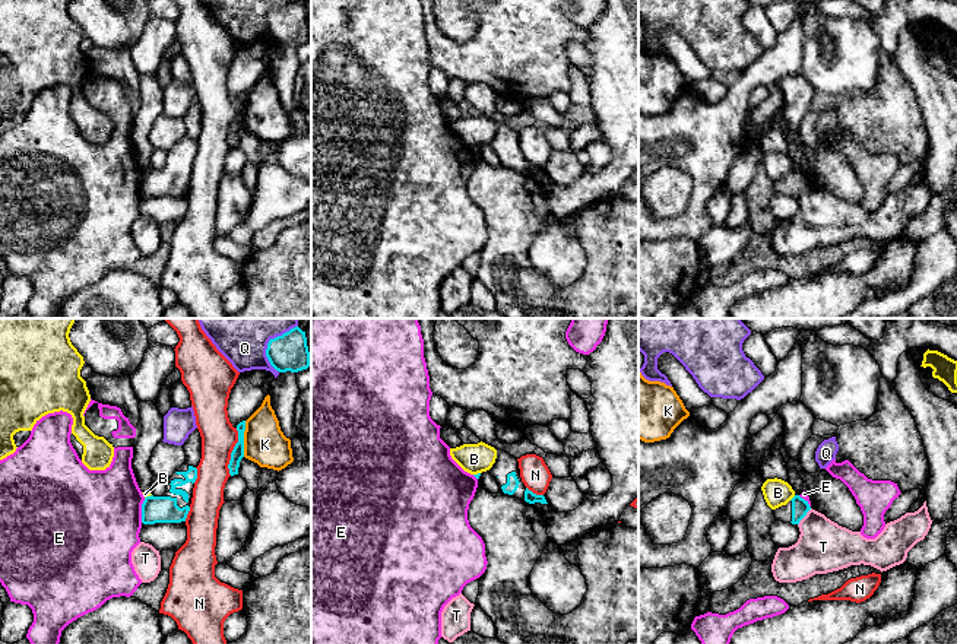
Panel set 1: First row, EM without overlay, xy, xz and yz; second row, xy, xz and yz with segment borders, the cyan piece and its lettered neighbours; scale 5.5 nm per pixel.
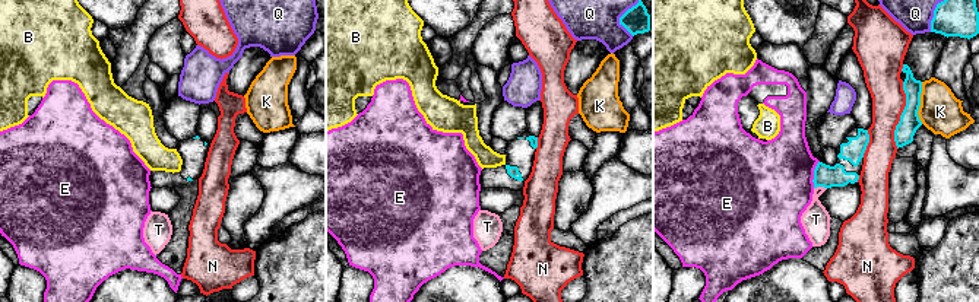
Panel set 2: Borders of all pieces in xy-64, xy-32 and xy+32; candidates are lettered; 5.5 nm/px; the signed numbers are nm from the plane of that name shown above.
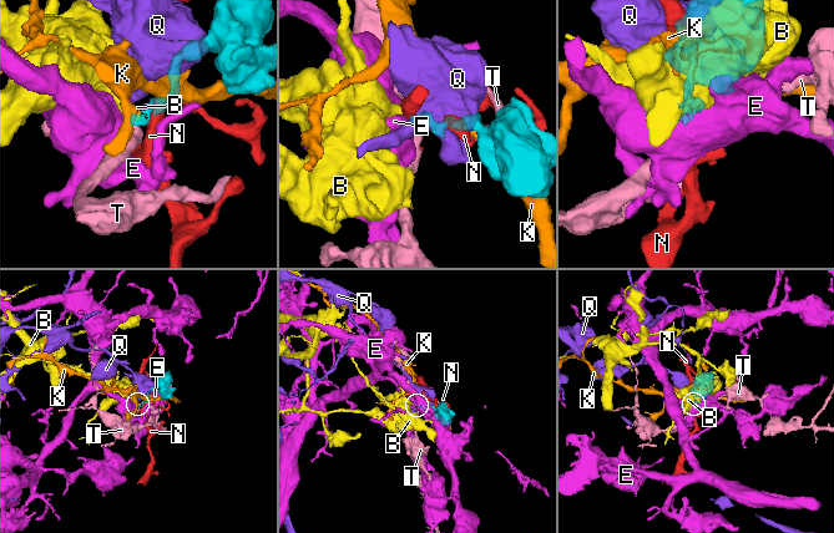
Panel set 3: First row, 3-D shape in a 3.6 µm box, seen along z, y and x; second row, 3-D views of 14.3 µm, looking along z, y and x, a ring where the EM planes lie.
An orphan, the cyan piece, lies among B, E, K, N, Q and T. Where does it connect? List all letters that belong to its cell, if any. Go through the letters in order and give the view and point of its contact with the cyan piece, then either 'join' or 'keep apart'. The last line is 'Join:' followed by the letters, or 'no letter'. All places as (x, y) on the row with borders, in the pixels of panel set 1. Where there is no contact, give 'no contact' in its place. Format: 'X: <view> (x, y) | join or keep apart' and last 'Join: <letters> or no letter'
B: yz (794, 497) | keep apart
E: xy (142, 510) | keep apart
K: xy (243, 438) | keep apart
N: xy (233, 451) | keep apart
Q: xy (269, 342) | keep apart
T: yz (804, 516) | join
Join: T

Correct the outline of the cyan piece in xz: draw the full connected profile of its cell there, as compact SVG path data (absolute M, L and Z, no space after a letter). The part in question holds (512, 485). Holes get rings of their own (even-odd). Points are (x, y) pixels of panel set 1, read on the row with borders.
M497 450L495 463L488 472L497 480L501 492L529 504L548 504L544 495L536 495L525 486L520 478L519 461L508 453Z

